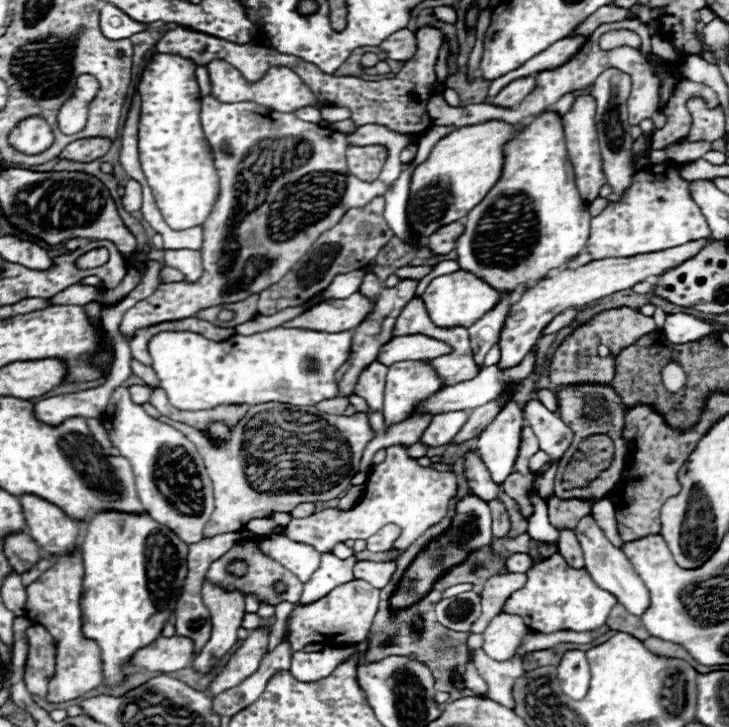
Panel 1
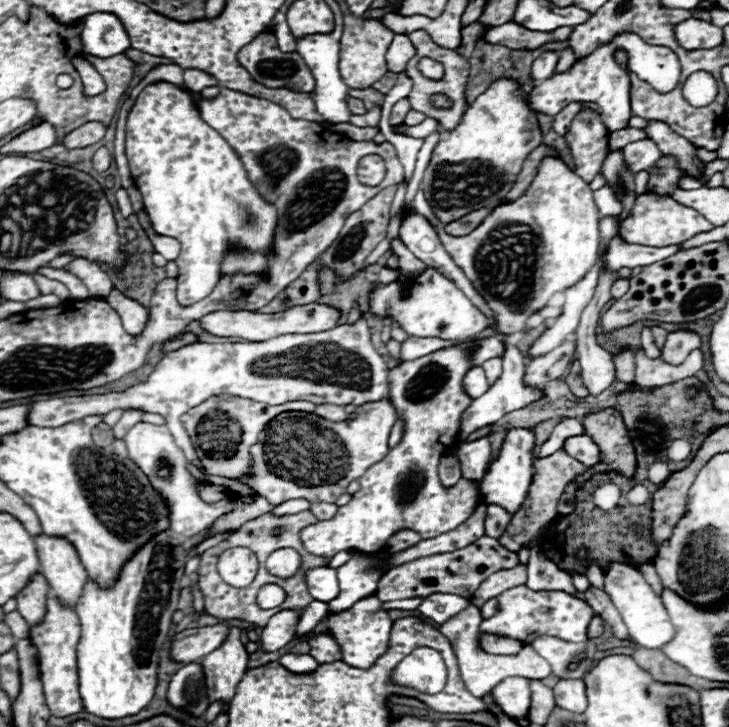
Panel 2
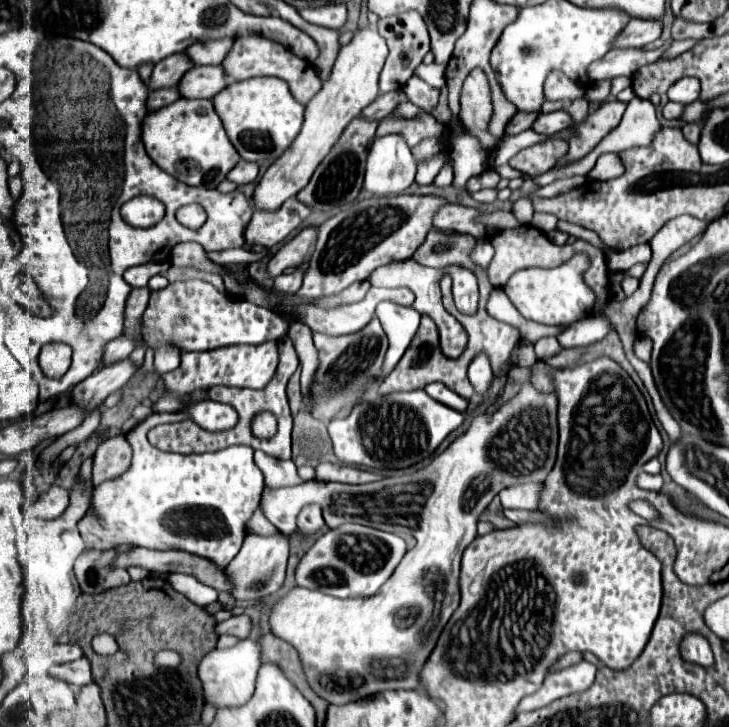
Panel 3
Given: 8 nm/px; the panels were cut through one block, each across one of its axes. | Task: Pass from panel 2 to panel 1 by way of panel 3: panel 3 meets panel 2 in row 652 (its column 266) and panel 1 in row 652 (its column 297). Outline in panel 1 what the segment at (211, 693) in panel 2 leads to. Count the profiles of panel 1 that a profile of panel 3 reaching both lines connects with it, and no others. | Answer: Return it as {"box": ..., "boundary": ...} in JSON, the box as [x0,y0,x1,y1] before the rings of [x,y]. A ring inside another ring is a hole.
{"box":[192,582,244,672],"boundary":[[[208,582],[202,586],[204,604],[212,616],[212,636],[206,646],[196,654],[192,668],[196,672],[212,672],[214,666],[234,648],[238,642],[238,628],[244,618],[244,596],[236,592],[226,592]]]}

